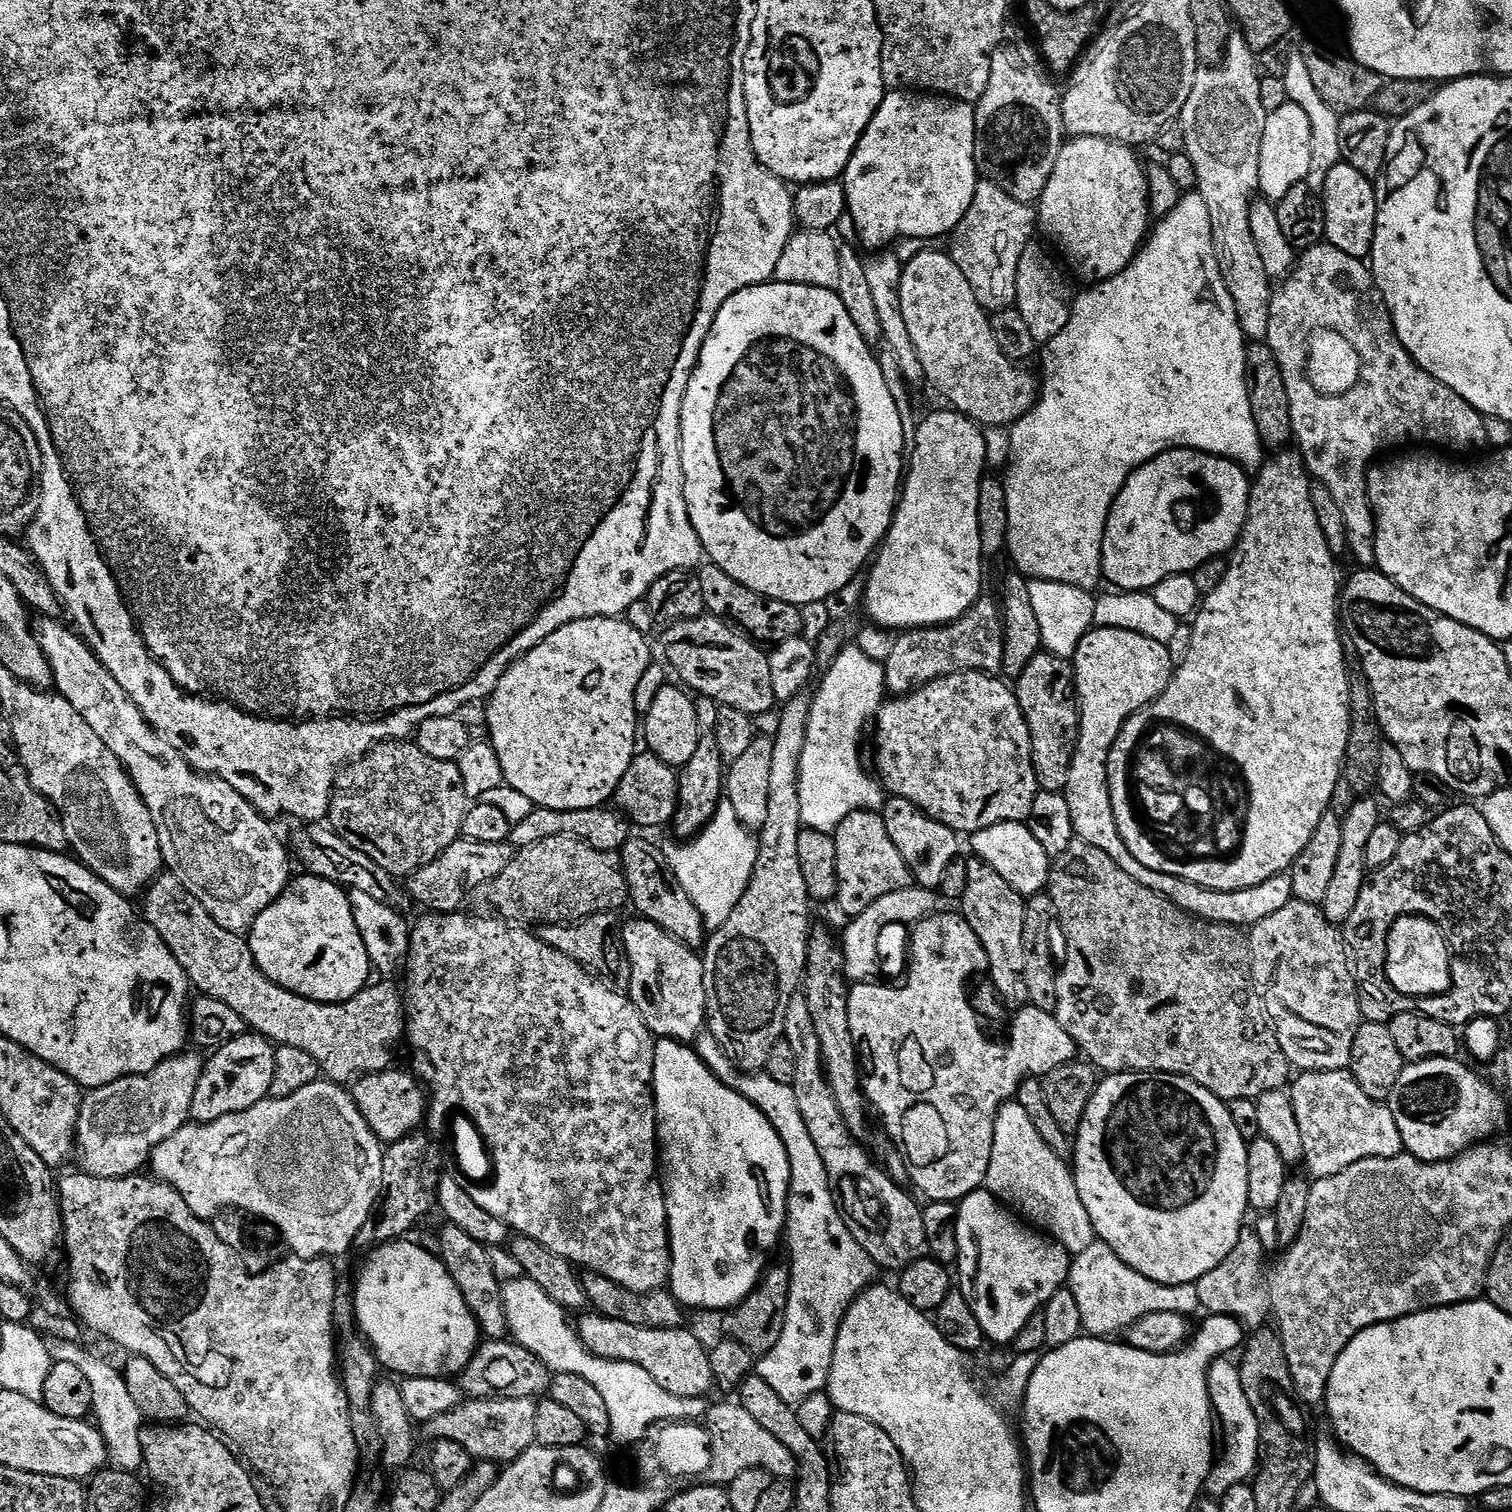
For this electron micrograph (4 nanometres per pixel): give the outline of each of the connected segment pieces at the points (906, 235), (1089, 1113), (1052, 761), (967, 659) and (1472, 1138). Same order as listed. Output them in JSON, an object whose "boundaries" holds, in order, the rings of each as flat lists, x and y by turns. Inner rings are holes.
{"boundaries":[[[892,90,885,95,884,101,878,106,870,126,862,134,858,146,848,163,848,169,844,171,842,183,844,193,848,199,847,215,854,218,854,226,859,243,864,243,872,250,884,250,895,240,932,240,935,236,947,237,962,222,966,210,970,210,970,202,974,202,974,190,978,183,978,173,976,171,976,159,974,150,976,149,976,110,975,107,961,100,949,100,935,94,917,94,912,90]],[[1117,1072,1105,1075,1097,1083,1094,1098,1090,1098,1090,1106,1086,1106,1086,1114,1074,1137,1074,1175,1078,1198,1082,1198,1086,1214,1090,1214,1096,1239,1110,1246,1110,1250,1114,1250,1114,1254,1118,1254,1118,1258,1122,1258,1126,1266,1138,1270,1138,1274,1150,1278,1155,1284,1195,1284,1197,1280,1210,1274,1214,1266,1226,1262,1230,1250,1238,1246,1238,1238,1245,1231,1244,1215,1249,1215,1250,1212,1246,1194,1248,1145,1249,1141,1238,1134,1238,1126,1234,1126,1234,1118,1230,1118,1227,1103,1184,1076,1163,1076,1150,1072]],[[1040,651,1015,681,1016,701,1028,723,1032,761,1039,791,1064,792,1070,782,1070,766,1080,733,1080,709,1076,702,1076,669,1072,660]],[[981,595,979,600,958,618,949,624,937,624,934,628,913,628,899,633,900,636,892,644,888,652,888,660,883,661,884,686,893,697,909,696,916,689,926,686,943,676,949,676,955,672,986,672,999,673,1002,669,1002,646,1004,645,1004,618,1002,608,988,597]],[[1459,1059,1450,1060,1417,1060,1409,1063,1402,1070,1402,1074,1398,1078,1398,1082,1394,1086,1394,1090,1387,1098,1388,1109,1394,1114,1394,1122,1398,1122,1398,1134,1402,1134,1402,1142,1404,1143,1404,1152,1414,1157,1415,1160,1421,1160,1427,1164,1437,1164,1443,1160,1452,1160,1461,1152,1465,1152,1467,1148,1471,1148,1474,1144,1487,1141,1491,1132,1496,1132,1504,1124,1504,1100,1500,1096,1496,1096,1496,1092,1479,1076,1476,1072,1471,1072,1464,1064,1459,1064]]]}

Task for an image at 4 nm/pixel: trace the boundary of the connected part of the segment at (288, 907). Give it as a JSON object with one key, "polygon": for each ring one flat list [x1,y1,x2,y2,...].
{"polygon":[[311,874,303,875,297,880,296,877,289,879,283,896,262,910,262,914,258,914,246,939,266,978,299,996,323,1004,341,1004,357,996,363,988,369,987,368,975,373,975,374,969,366,954,362,934,358,934,358,922,354,922,354,910,348,901,348,892,332,880]]}

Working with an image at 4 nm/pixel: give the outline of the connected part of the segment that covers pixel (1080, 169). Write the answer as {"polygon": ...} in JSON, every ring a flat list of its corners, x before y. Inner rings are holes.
{"polygon":[[1069,139,1038,201,1039,227,1064,251,1069,266,1088,280,1084,282,1109,280,1126,270,1150,235,1148,173,1132,152,1116,140]]}

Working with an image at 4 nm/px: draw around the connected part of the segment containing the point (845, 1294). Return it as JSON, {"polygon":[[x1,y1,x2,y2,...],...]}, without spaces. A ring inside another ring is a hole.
{"polygon":[[707,1030,700,1033,694,1047,726,1087,741,1092,751,1104,762,1110,762,1114,766,1114,770,1126,778,1130,778,1138,782,1138,782,1146,786,1146,786,1154,790,1158,786,1244,788,1240,792,1250,792,1278,786,1306,786,1326,778,1346,755,1361,754,1372,766,1378,767,1384,787,1404,799,1406,806,1398,827,1389,840,1328,852,1304,867,1288,873,1287,875,1280,872,1279,878,1275,878,1269,870,1254,858,1246,844,1221,838,1197,832,1191,826,1166,810,1138,810,1130,806,1130,806,1121,798,1110,791,1084,774,1082,774,1078,766,1074,741,1072,732,1065,722,1046]]}

